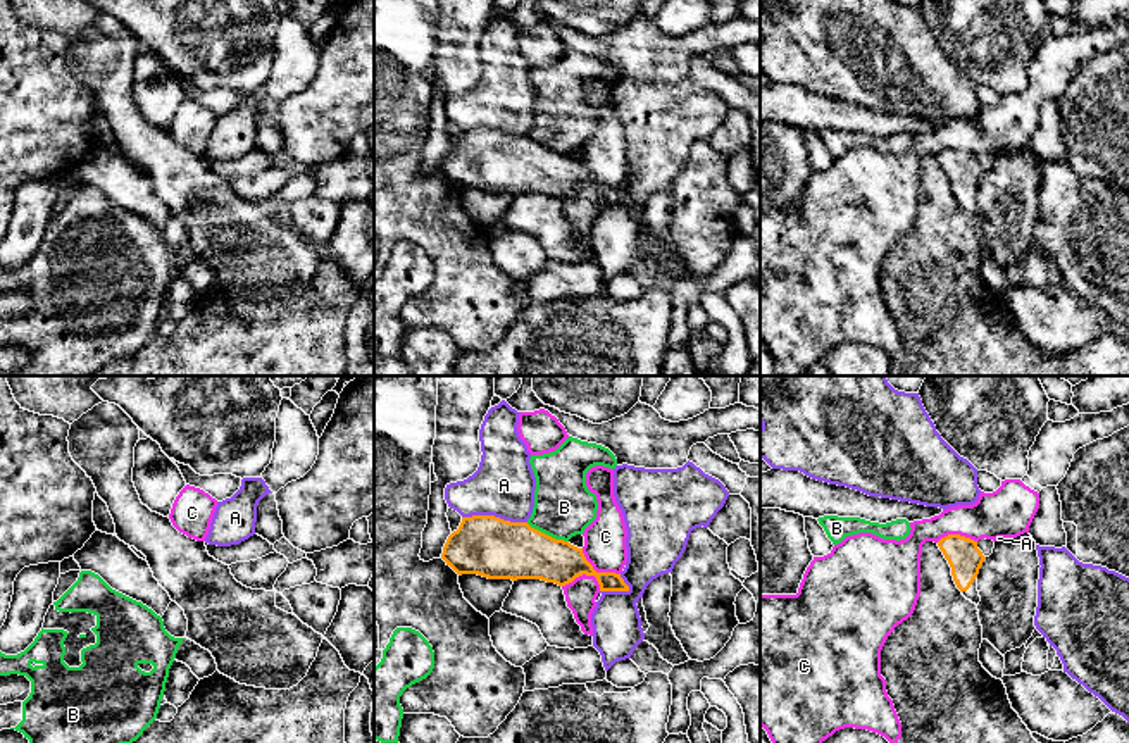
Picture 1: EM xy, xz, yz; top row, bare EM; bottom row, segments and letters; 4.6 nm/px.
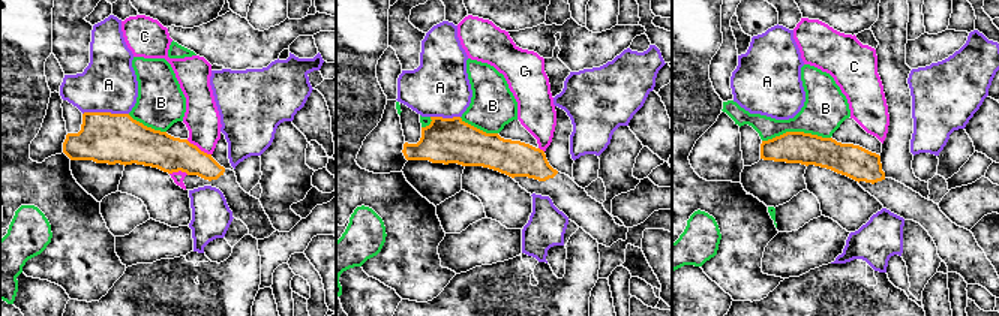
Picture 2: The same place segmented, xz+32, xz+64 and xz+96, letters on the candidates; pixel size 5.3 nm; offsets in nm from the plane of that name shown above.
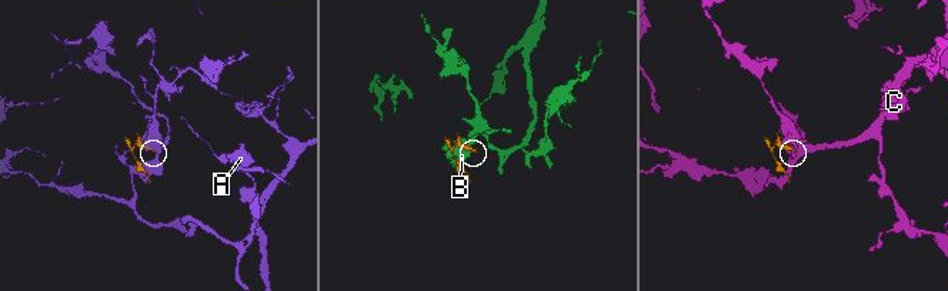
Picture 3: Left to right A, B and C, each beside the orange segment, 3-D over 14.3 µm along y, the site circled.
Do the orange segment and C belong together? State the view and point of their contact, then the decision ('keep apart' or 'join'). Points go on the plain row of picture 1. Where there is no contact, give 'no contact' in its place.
xz (595, 185) | keep apart

